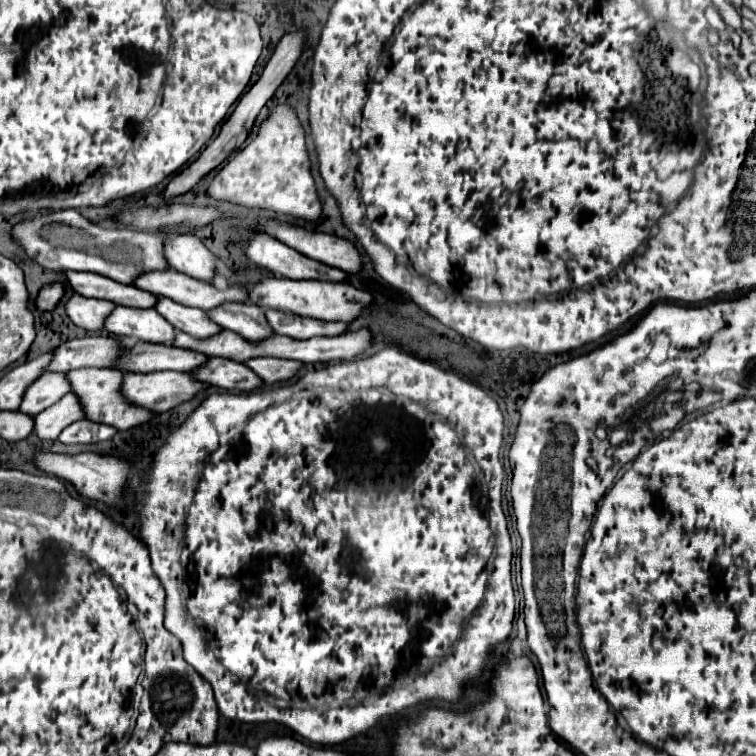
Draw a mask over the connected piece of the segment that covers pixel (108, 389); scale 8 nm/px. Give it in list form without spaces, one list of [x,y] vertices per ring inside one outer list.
[[[80,368],[80,370],[68,372],[72,392],[76,392],[80,396],[80,402],[84,406],[88,420],[114,426],[118,430],[130,430],[134,426],[146,424],[152,416],[156,416],[154,412],[148,414],[148,410],[140,410],[140,406],[128,406],[128,402],[124,402],[124,398],[120,398],[118,390],[120,390],[122,376],[124,374],[120,370],[102,370],[102,368]]]

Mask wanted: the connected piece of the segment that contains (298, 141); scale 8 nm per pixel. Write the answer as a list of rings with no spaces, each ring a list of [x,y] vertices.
[[[278,104],[260,124],[258,136],[240,152],[236,152],[224,168],[218,170],[206,194],[214,200],[232,202],[250,210],[270,210],[290,214],[306,222],[316,222],[322,216],[322,204],[316,194],[316,184],[310,172],[310,158],[304,140],[304,128],[298,114],[288,104]]]

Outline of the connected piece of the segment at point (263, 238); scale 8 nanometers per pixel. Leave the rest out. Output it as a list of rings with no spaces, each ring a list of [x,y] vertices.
[[[258,234],[252,240],[244,242],[242,248],[246,250],[248,258],[274,272],[280,274],[284,278],[290,280],[328,280],[328,282],[346,282],[348,274],[326,266],[322,262],[316,262],[292,248],[288,248],[286,244],[282,244],[280,240],[268,236],[268,234]]]

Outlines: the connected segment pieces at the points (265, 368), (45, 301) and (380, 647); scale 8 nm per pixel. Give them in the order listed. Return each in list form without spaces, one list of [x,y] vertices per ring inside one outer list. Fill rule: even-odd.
[[[260,356],[260,358],[246,360],[246,366],[250,366],[268,386],[274,386],[278,382],[288,382],[290,378],[294,378],[296,372],[304,364],[296,362],[296,360],[282,360],[282,358],[272,358],[272,356]]]
[[[60,282],[46,284],[40,290],[38,298],[36,298],[36,308],[40,308],[40,310],[54,310],[62,296],[64,296],[64,284],[60,284]]]
[[[385,347],[368,358],[325,364],[320,372],[306,372],[286,388],[256,390],[250,394],[212,394],[168,436],[154,458],[152,470],[144,478],[134,474],[130,488],[144,492],[136,510],[142,524],[140,534],[150,550],[152,568],[166,590],[164,626],[182,642],[184,660],[212,684],[222,716],[240,722],[278,722],[310,742],[340,744],[370,730],[378,720],[420,702],[460,700],[462,682],[482,674],[486,654],[492,646],[508,638],[514,620],[512,543],[502,509],[504,465],[499,458],[502,430],[504,418],[489,391],[427,360],[400,352],[396,347]],[[366,386],[388,386],[392,394],[376,394],[372,390],[380,388],[366,390]],[[476,608],[478,638],[462,638],[464,624]],[[428,658],[442,660],[436,660],[440,666],[430,668],[430,684],[422,684],[420,694],[384,696],[398,674],[408,674],[412,668],[424,674]],[[276,700],[286,700],[286,710],[278,708],[274,704]]]

